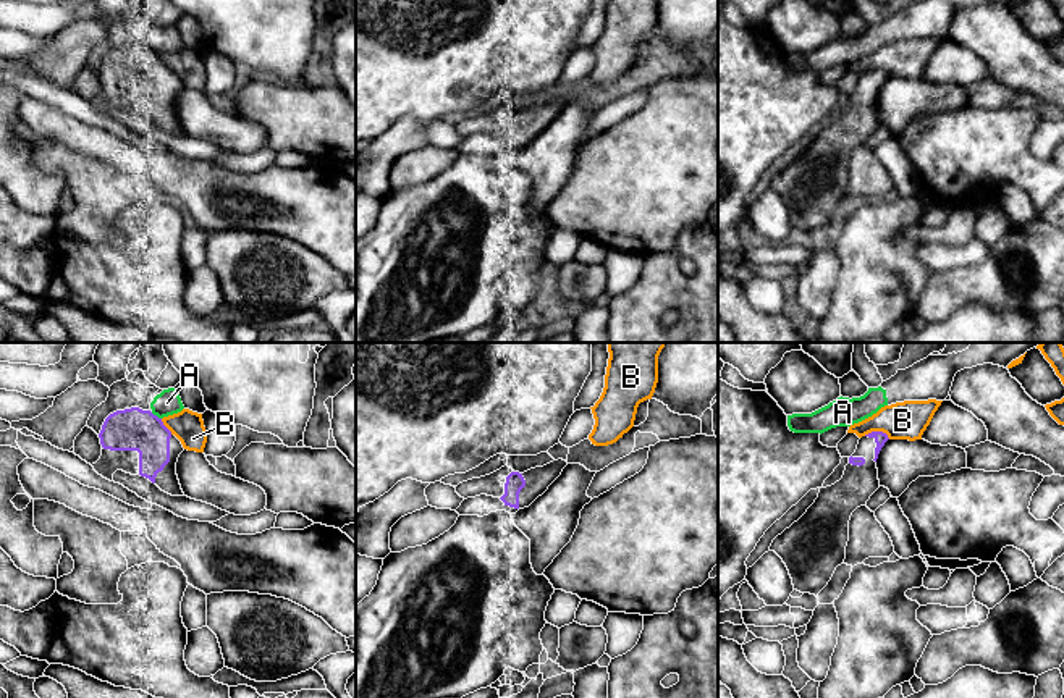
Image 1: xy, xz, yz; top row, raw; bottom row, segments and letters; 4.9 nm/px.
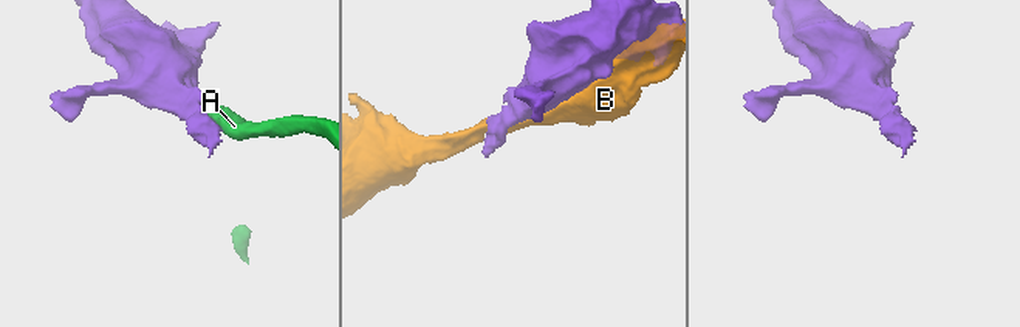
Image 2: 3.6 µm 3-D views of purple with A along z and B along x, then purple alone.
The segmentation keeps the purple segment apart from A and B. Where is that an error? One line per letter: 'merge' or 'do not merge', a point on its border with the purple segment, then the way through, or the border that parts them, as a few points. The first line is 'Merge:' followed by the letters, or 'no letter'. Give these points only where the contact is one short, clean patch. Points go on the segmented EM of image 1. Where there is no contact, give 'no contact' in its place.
Merge: no letter
A: do not merge | xy (156, 416)
B: do not merge | yz (877, 432)

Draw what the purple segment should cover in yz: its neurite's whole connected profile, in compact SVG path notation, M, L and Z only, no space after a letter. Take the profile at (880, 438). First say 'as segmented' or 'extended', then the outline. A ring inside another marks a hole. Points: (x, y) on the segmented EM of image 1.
extended | M883 431L862 436L842 478L820 488L807 512L773 540L770 551L786 564L794 590L818 596L844 564L851 515L880 488L876 459L888 439Z

